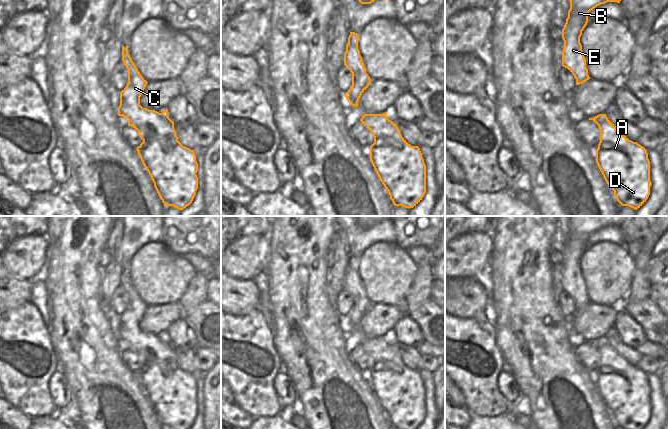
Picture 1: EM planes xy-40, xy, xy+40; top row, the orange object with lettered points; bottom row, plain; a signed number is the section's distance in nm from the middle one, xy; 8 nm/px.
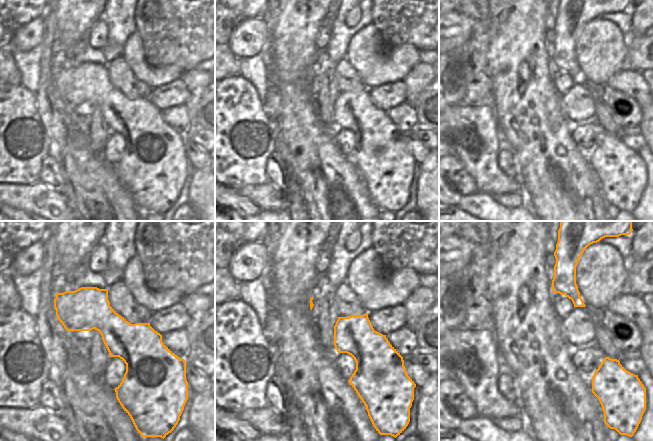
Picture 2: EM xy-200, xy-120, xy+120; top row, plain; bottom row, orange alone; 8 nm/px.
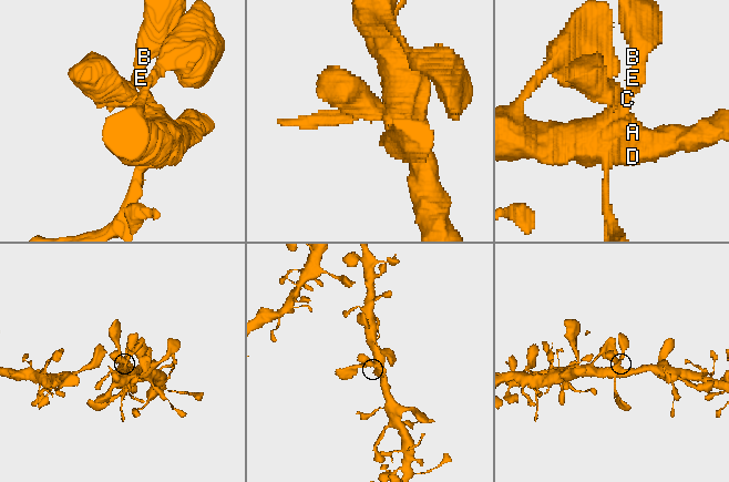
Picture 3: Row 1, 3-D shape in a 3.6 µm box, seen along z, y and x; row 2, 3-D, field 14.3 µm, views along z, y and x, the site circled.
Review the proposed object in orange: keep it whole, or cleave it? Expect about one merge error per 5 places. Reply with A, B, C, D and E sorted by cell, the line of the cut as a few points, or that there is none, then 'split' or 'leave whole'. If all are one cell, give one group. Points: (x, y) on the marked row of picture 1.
A B C D E | no cut | leave whole

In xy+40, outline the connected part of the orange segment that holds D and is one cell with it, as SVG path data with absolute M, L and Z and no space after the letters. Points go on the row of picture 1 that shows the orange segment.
M599 114L593 120L600 129L600 142L596 150L596 163L608 186L614 191L617 201L622 206L635 210L640 208L650 195L650 161L647 150L629 140L607 117Z

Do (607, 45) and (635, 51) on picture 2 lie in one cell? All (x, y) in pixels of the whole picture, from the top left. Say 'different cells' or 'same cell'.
different cells

